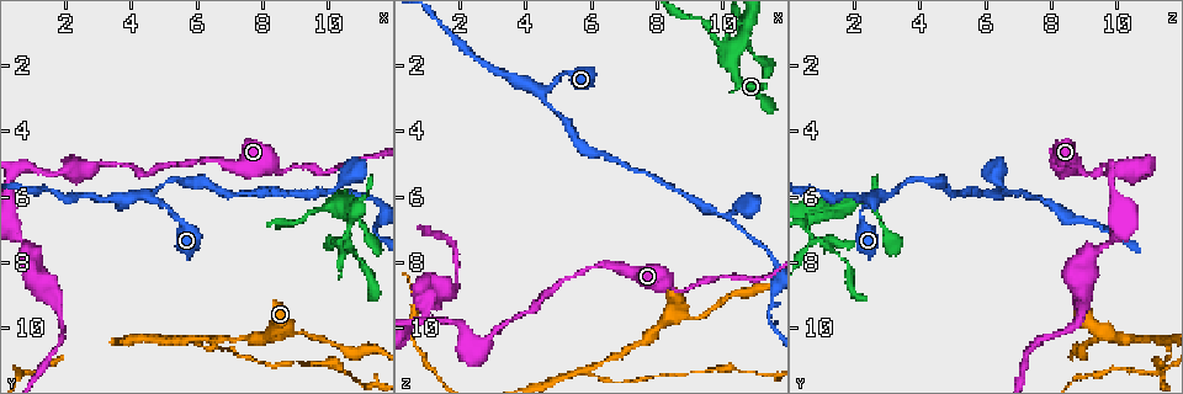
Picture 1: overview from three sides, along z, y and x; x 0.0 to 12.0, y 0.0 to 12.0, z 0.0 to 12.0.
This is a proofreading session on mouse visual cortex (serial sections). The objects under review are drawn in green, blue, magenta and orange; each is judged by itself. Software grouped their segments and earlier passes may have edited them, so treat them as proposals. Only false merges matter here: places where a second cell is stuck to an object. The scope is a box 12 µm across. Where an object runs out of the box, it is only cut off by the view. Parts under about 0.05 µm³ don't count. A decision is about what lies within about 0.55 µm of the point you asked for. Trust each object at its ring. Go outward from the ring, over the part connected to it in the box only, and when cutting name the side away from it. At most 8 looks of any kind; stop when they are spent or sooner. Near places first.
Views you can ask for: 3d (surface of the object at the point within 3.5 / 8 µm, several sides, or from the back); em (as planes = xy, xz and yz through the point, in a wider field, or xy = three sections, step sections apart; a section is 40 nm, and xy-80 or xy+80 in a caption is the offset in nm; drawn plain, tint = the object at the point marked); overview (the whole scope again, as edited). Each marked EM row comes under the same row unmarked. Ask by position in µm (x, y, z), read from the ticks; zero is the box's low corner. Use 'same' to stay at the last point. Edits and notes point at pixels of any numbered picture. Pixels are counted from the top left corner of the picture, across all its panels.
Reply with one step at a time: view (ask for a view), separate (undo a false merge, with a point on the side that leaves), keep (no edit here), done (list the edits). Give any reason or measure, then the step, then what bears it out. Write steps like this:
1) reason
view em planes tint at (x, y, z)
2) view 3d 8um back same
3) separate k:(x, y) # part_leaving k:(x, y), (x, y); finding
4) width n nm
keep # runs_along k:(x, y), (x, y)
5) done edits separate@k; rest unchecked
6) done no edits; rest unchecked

sharp bend
view 3d 3.5um at (8.5, 5.3, 8.8)

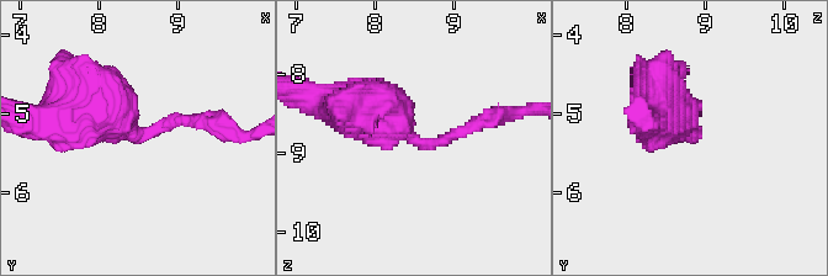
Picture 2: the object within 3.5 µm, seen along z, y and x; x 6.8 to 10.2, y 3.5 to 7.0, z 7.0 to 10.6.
keep # runs_along 2:(79, 100), (136, 134), (215, 122); one cell here

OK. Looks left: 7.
arms part here
view 3d 3.5um at (5.9, 10.3, 11.4)

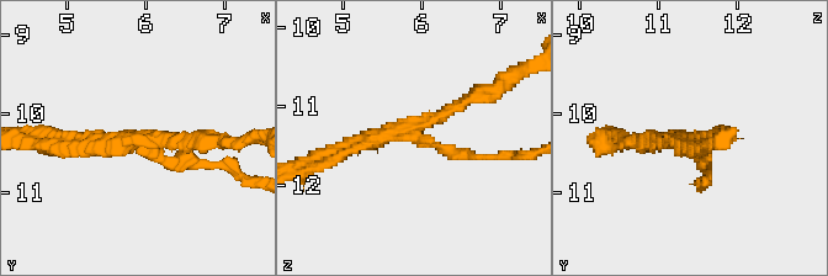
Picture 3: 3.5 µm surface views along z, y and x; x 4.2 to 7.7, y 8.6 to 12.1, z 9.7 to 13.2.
arms 3; arm_widths 150, 200, 200 nm; now the EM
view em xy step 2 tint at (5.90, 10.35, 11.35)

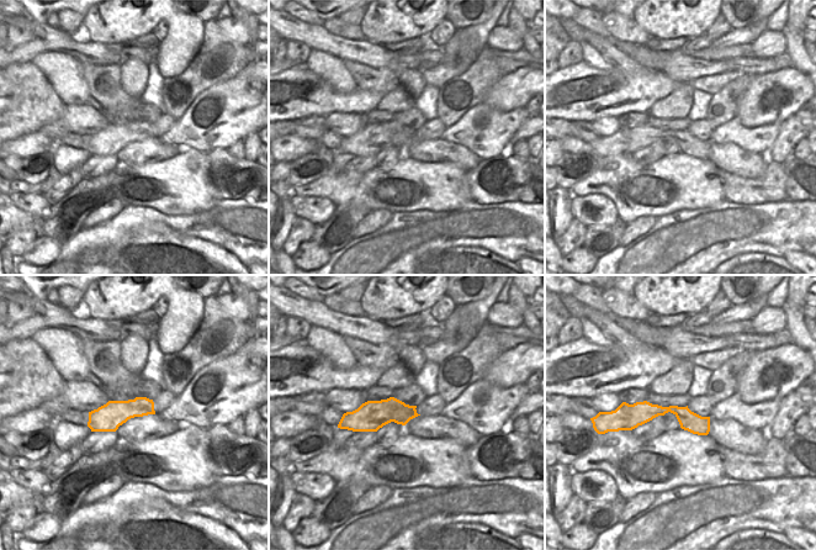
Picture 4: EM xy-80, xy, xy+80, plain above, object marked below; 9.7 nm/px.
separate 3:(451, 153) # two cells meet here

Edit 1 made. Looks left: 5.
sharp bend
view 3d 3.5um at (2.7, 5.0, 10.5)

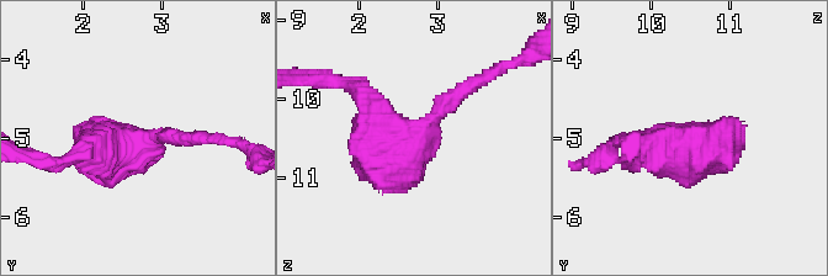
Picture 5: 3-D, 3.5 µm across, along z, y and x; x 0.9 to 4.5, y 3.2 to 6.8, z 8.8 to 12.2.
keep # runs_along 5:(184, 139), (67, 158); one cell here

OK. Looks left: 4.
done edits separate@3; rest unchecked

